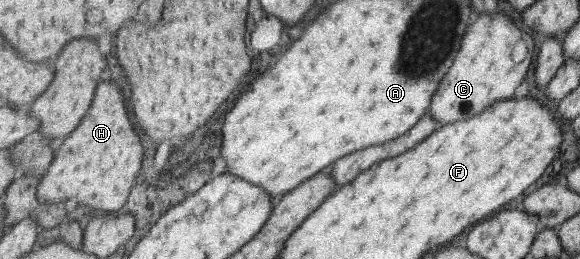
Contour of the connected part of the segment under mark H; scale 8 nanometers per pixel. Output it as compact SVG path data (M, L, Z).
M109 80L99 84L99 92L95 96L95 102L91 105L90 111L85 115L83 122L67 137L57 145L54 161L47 172L40 179L37 196L41 205L61 204L66 200L77 200L77 204L88 205L98 213L115 213L121 210L137 183L137 174L143 166L143 156L145 156L145 146L135 130L127 100L123 94L123 88Z

